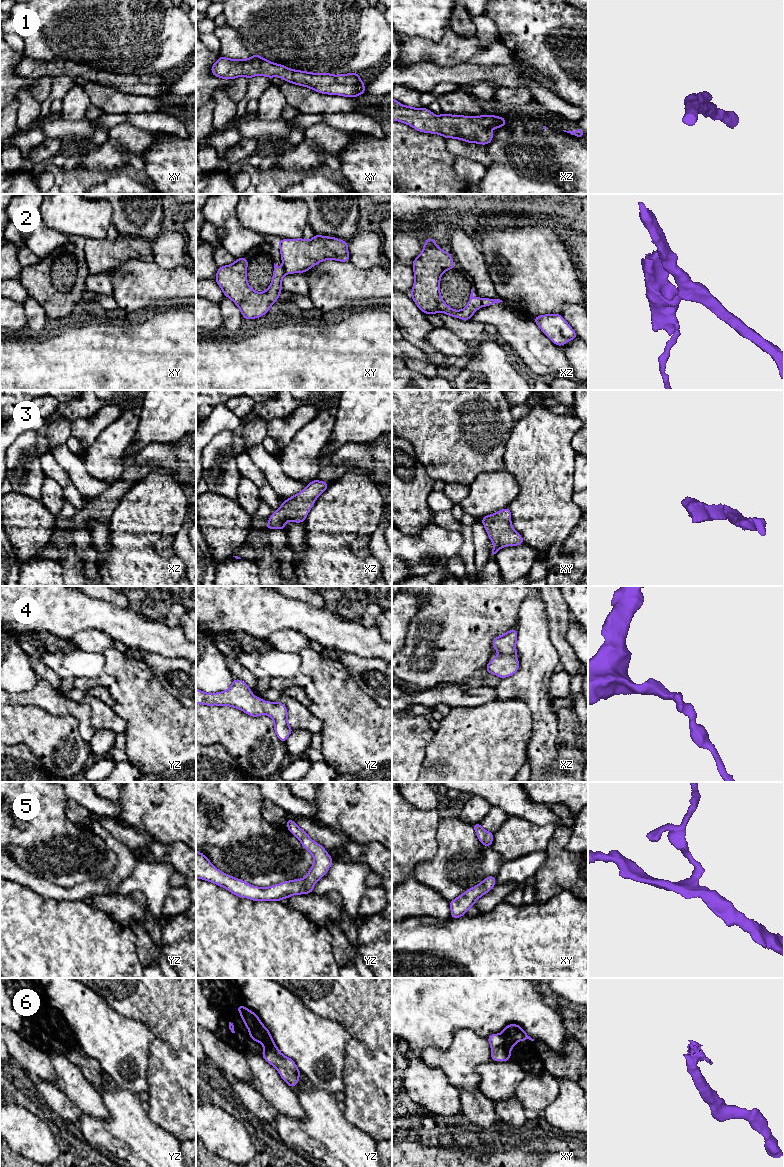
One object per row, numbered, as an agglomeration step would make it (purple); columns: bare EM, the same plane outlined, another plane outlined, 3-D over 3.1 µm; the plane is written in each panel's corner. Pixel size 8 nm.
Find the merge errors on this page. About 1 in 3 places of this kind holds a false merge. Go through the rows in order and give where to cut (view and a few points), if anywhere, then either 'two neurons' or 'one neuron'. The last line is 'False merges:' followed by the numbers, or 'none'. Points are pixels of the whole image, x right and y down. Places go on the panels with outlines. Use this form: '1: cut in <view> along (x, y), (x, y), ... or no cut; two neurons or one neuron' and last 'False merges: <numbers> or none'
1: no cut; one neuron
2: cut in xy along (283, 265), (286, 273); two neurons
3: no cut; one neuron
4: no cut; one neuron
5: no cut; one neuron
6: cut in xy along (500, 1034), (503, 1040), (503, 1047), (509, 1056); two neurons
False merges: 2, 6

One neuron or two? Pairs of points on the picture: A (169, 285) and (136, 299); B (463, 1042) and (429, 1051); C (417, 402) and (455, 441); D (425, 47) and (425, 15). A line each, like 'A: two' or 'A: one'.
A: one
B: one
C: one
D: two

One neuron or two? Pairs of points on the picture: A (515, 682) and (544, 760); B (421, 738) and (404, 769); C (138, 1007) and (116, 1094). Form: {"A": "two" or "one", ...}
{"A": "one", "B": "one", "C": "two"}

